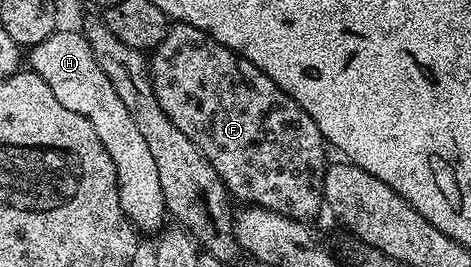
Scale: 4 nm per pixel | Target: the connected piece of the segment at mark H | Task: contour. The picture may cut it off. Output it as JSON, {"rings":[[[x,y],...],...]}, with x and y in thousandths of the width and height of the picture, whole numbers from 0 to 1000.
{"rings":[[[119,109],[96,154],[64,180],[64,262],[76,266],[113,333],[113,363],[138,393],[138,408],[155,408],[197,468],[206,513],[223,543],[231,588],[240,588],[240,618],[248,648],[248,723],[257,753],[257,783],[270,824],[287,846],[289,869],[335,869],[348,846],[346,820],[357,816],[350,738],[342,723],[342,678],[333,663],[333,603],[316,573],[316,543],[299,483],[265,408],[265,378],[240,333],[240,303],[223,288],[223,258],[206,243],[206,213],[197,213],[197,184],[189,184],[189,154],[174,112],[134,116]]]}

